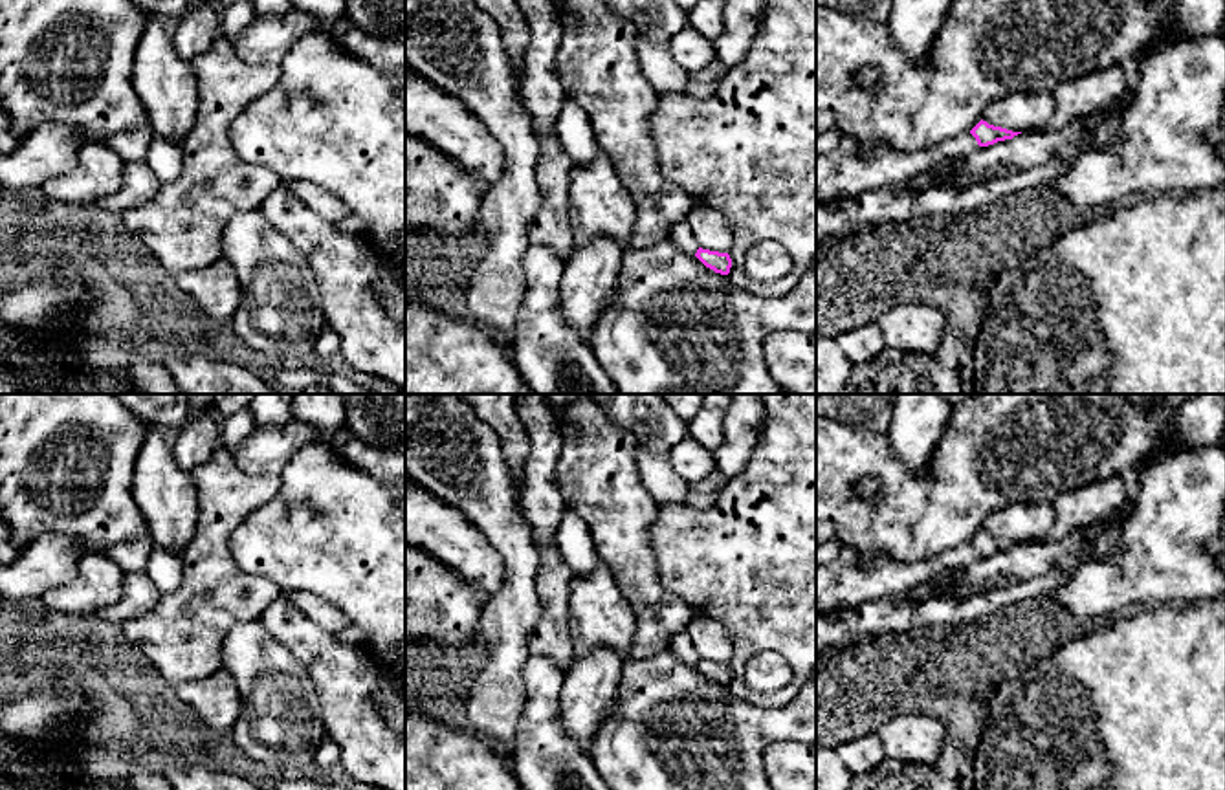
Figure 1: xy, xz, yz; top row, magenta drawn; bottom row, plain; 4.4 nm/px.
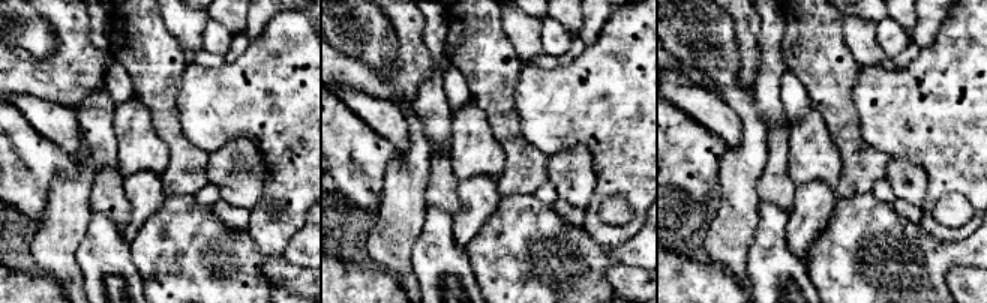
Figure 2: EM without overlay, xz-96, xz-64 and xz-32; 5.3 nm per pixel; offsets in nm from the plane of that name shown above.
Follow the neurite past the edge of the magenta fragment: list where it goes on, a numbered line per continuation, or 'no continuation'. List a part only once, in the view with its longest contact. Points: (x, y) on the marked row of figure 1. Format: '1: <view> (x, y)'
1: yz (844, 173)

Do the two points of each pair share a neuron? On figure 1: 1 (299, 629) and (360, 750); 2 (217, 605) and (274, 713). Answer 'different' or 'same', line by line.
1: same
2: different

